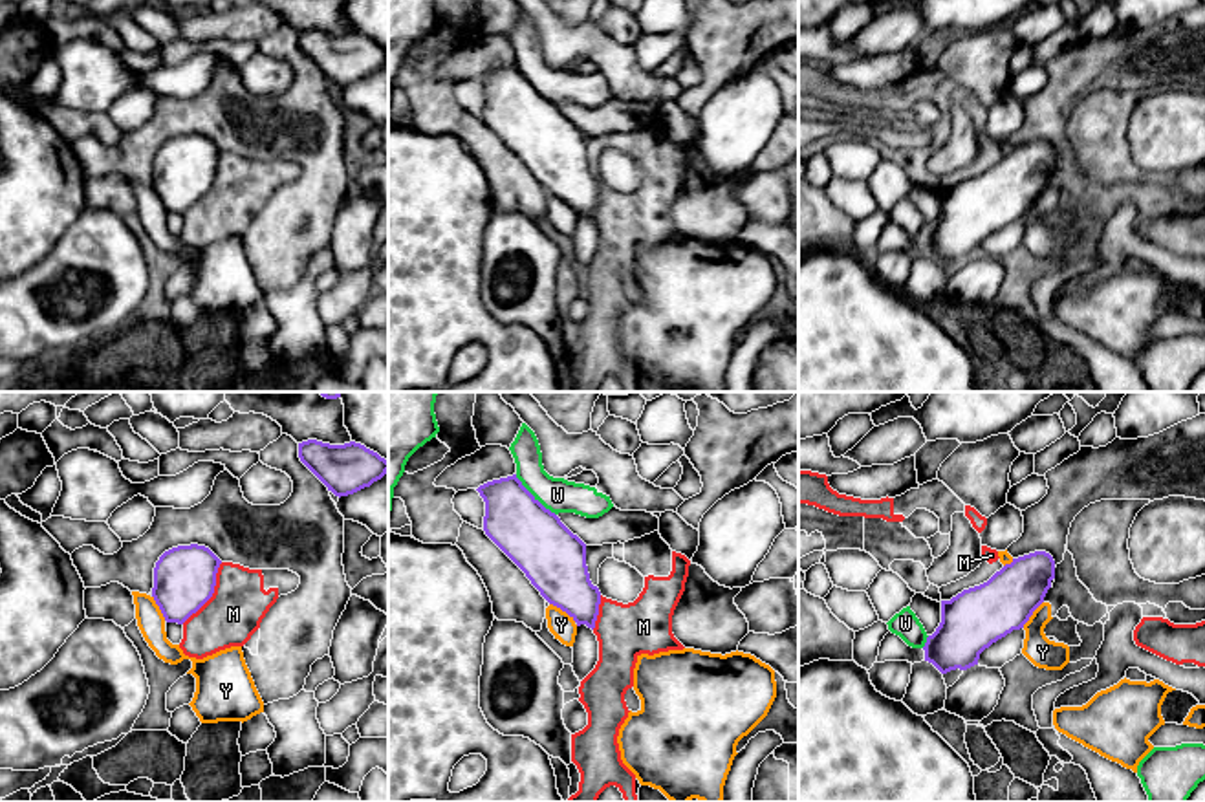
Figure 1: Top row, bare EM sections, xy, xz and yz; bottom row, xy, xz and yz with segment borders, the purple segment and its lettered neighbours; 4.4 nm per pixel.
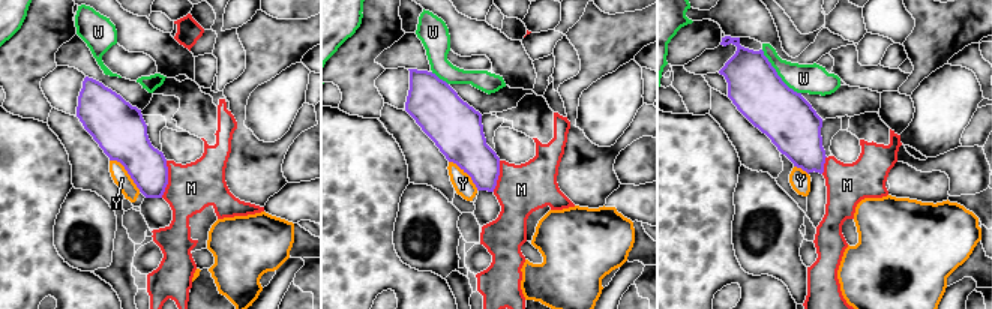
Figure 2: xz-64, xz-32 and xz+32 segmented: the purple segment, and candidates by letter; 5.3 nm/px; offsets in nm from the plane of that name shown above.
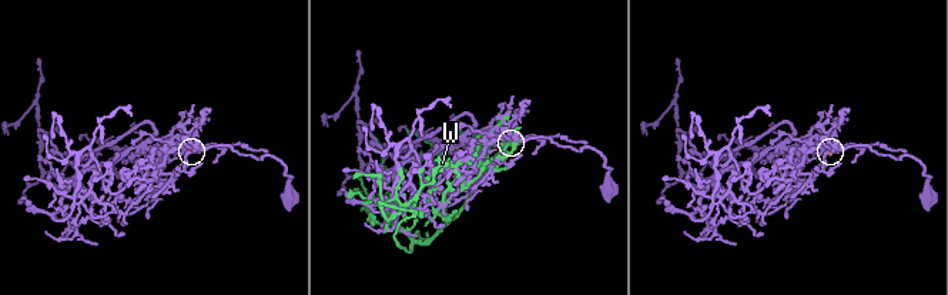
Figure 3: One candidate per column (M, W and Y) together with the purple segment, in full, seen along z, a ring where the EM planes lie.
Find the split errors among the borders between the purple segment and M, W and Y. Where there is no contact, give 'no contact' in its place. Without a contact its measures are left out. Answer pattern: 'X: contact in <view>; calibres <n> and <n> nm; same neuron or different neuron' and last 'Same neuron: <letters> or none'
M: contact in xy; calibres 280 and 240 nm; different neuron
W: contact in xz; calibres 280 and 150 nm; different neuron
Y: contact in xz; calibres 280 and 110 nm; different neuron
Same neuron: none

